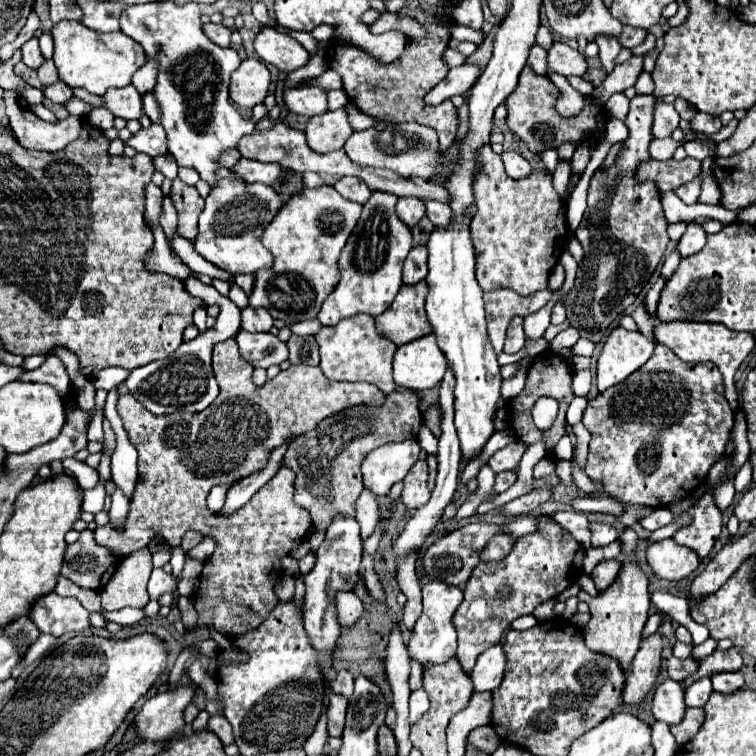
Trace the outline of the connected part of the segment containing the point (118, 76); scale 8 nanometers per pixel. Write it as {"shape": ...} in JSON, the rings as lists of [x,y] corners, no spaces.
{"shape":[[[63,20],[51,30],[55,42],[55,66],[59,78],[71,88],[85,88],[91,94],[101,96],[107,88],[121,88],[131,84],[131,76],[145,64],[143,48],[123,32],[95,32],[85,28],[81,22]]]}

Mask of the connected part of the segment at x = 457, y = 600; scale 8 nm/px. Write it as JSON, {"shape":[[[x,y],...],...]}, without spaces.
{"shape":[[[431,580],[423,584],[423,614],[415,624],[415,630],[409,640],[409,656],[419,660],[423,666],[427,664],[443,664],[455,656],[457,650],[457,632],[451,622],[457,606],[463,602],[463,590],[439,580]]]}

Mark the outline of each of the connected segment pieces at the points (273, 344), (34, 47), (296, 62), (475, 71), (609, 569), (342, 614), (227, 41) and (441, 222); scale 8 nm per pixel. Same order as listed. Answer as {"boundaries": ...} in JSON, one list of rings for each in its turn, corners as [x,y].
{"boundaries":[[[[241,330],[235,340],[241,348],[241,356],[247,362],[251,362],[251,366],[255,368],[269,368],[273,364],[281,364],[289,356],[287,346],[269,332],[251,334],[251,332]]],[[[31,38],[27,44],[23,44],[21,52],[23,52],[23,64],[25,64],[27,68],[31,68],[31,70],[39,70],[41,64],[45,62],[45,58],[43,58],[43,54],[41,54],[41,50],[39,50],[37,38]]],[[[263,28],[261,32],[257,32],[255,52],[263,62],[273,64],[285,72],[293,72],[309,60],[309,52],[295,38],[277,32],[275,28]]],[[[463,64],[463,66],[451,68],[447,78],[441,80],[425,96],[425,102],[427,104],[441,104],[443,100],[447,100],[447,98],[451,98],[455,94],[467,94],[467,90],[471,90],[471,86],[479,78],[479,74],[481,74],[481,68],[477,64]]],[[[601,560],[595,566],[595,570],[591,572],[591,578],[593,578],[599,592],[603,592],[605,588],[609,588],[615,582],[615,578],[619,574],[619,568],[621,568],[619,560]]],[[[353,592],[337,594],[337,608],[339,608],[339,622],[341,626],[351,626],[363,614],[363,604]]],[[[205,24],[203,26],[203,32],[207,34],[207,38],[211,40],[211,42],[215,42],[217,46],[221,46],[221,48],[227,48],[227,46],[231,46],[231,28],[225,28],[223,24]]],[[[423,200],[423,202],[427,210],[425,214],[435,226],[447,226],[447,222],[451,222],[451,208],[445,202],[437,202],[437,200]]]]}

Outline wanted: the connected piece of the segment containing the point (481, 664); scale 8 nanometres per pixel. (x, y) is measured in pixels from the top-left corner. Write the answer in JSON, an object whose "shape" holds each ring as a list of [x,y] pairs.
{"shape":[[[495,644],[477,658],[477,664],[469,674],[475,692],[493,692],[501,684],[503,672],[505,672],[505,654],[501,644]]]}

